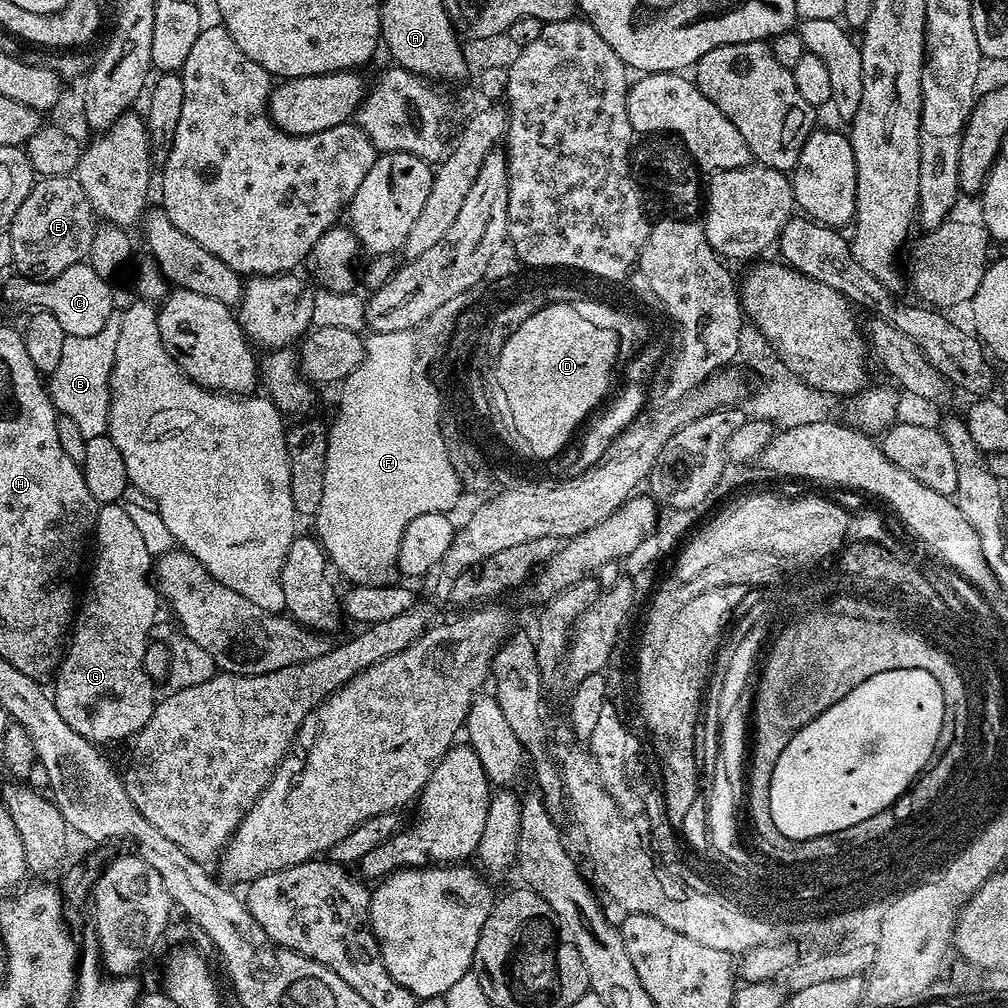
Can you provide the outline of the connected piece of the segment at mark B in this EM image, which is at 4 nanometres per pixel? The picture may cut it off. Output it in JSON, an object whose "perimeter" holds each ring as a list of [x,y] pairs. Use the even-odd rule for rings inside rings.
{"perimeter":[[[112,320],[112,324],[102,326],[98,334],[104,336],[104,340],[100,340],[104,356],[84,356],[84,364],[76,364],[76,336],[68,336],[66,346],[62,346],[62,358],[58,361],[58,370],[50,373],[50,379],[46,384],[57,413],[65,421],[68,419],[81,432],[84,440],[103,436],[108,430],[110,374],[114,366],[114,346],[118,346],[116,320]]]}

